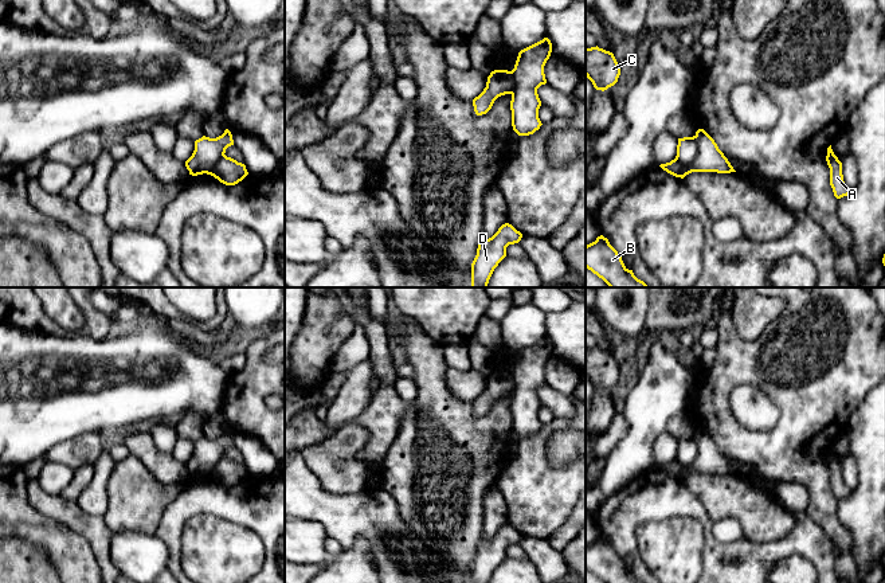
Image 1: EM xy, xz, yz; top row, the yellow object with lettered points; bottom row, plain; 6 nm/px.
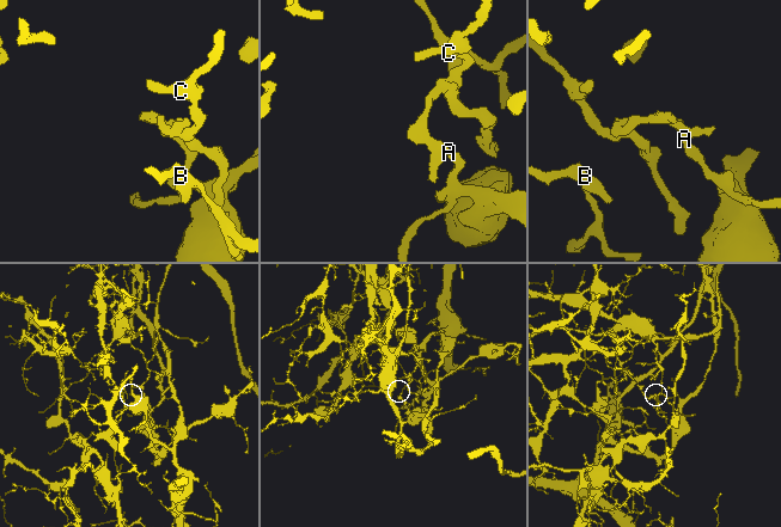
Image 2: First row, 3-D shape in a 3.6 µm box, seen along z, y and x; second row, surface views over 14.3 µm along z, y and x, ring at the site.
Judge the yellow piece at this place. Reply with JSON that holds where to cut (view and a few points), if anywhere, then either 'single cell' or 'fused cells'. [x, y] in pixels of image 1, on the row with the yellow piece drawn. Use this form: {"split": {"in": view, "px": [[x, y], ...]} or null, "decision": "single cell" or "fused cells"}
{"split": {"in": "yz", "px": [[696, 136], [696, 156], [689, 163], [678, 163]]}, "decision": "fused cells"}

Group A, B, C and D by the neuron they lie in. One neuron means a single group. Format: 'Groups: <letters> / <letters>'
Groups: A D / B C

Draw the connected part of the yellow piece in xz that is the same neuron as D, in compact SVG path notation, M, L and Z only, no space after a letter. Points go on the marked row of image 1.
M509 223L502 224L492 238L482 236L471 263L471 287L487 287L494 269L506 257L506 247L521 238L522 234Z

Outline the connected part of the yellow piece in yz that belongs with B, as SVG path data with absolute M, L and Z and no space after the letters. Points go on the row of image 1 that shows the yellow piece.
M603 235L586 246L586 267L610 287L649 287L624 266L622 255Z

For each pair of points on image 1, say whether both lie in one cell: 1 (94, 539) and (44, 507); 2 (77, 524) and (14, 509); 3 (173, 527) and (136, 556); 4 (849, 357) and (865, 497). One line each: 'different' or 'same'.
1: same
2: different
3: different
4: different

